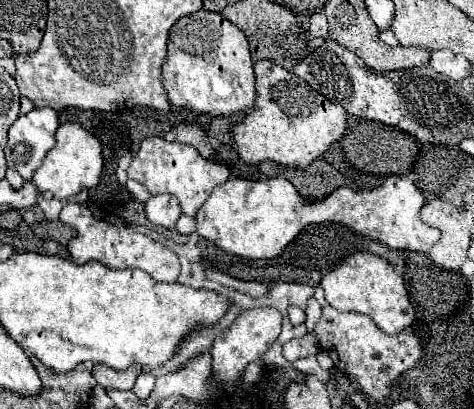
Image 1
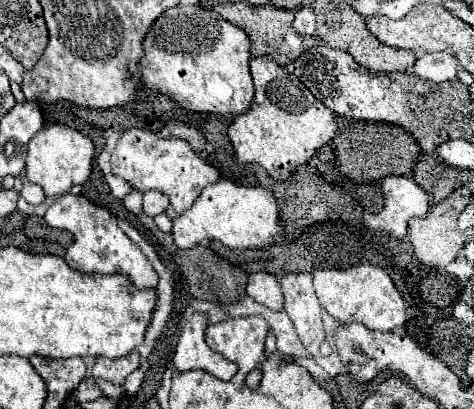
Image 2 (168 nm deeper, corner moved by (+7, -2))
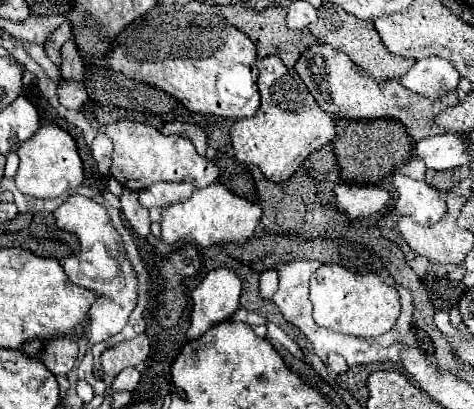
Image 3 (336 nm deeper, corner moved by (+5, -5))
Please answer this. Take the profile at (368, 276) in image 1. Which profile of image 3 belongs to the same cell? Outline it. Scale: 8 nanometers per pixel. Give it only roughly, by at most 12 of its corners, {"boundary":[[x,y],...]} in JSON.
{"boundary":[[324,264],[310,278],[314,320],[358,338],[388,332],[398,292],[376,273]]}

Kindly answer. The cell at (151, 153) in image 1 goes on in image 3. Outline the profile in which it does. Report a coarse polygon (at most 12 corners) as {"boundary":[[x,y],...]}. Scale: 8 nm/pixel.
{"boundary":[[132,120],[108,124],[110,172],[128,190],[206,188],[218,166],[184,136]]}

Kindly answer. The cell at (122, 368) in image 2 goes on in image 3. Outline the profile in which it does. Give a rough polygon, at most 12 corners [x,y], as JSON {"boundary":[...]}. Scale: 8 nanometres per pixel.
{"boundary":[[146,334],[120,342],[102,352],[102,368],[120,374],[146,360]]}

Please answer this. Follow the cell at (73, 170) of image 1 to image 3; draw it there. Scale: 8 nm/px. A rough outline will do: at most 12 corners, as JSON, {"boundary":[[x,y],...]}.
{"boundary":[[52,124],[18,148],[22,194],[56,198],[84,180],[76,142]]}

